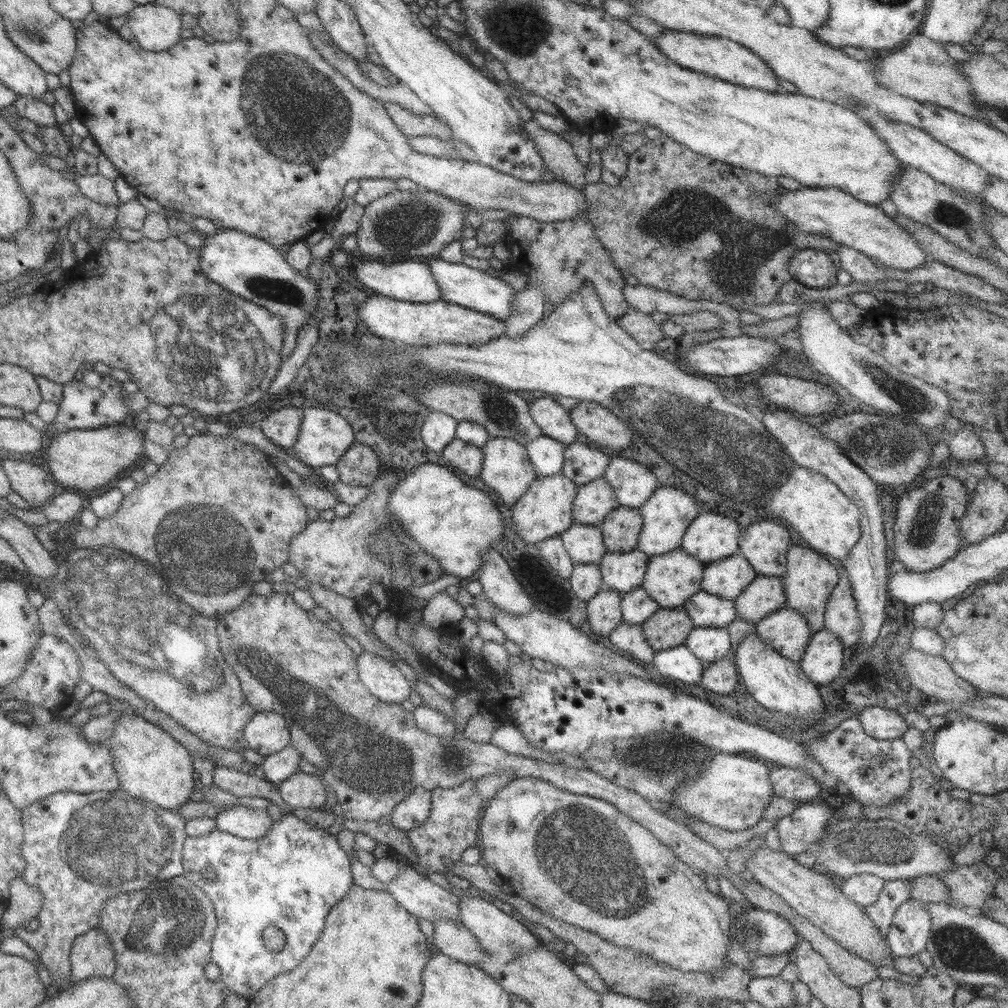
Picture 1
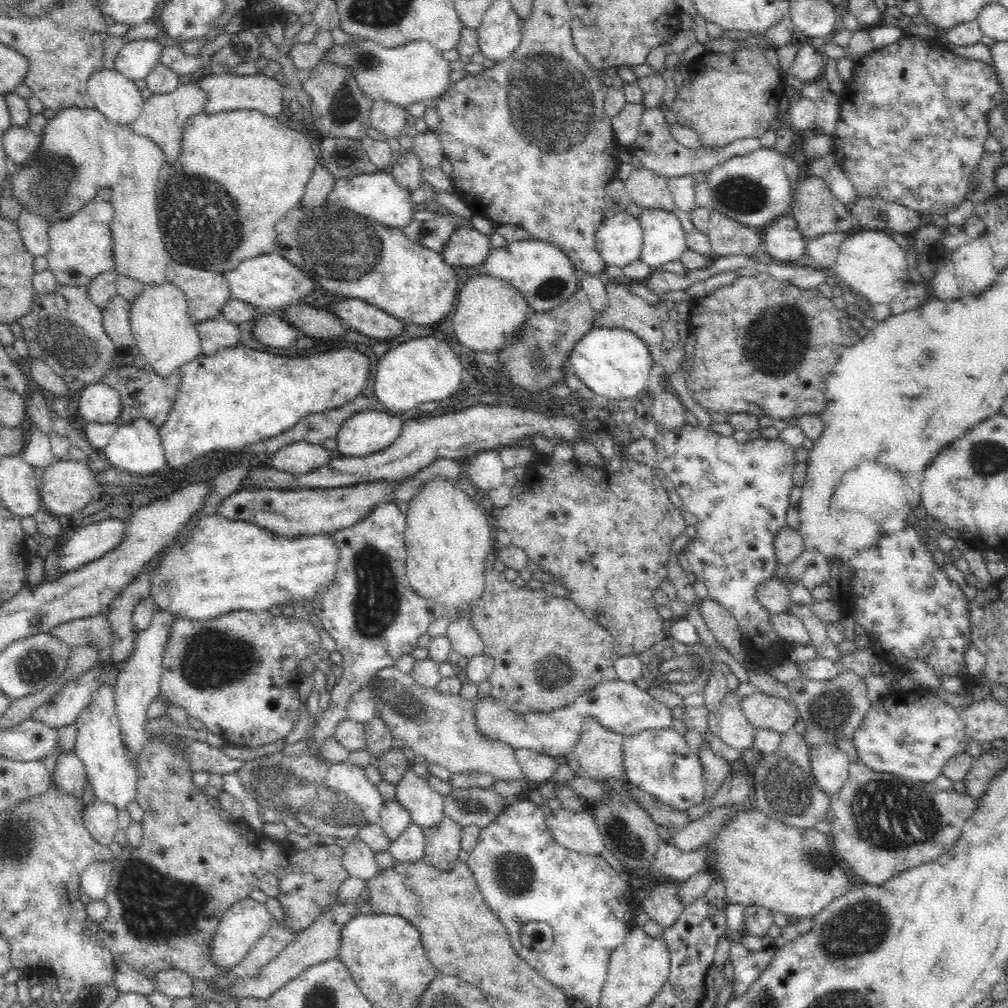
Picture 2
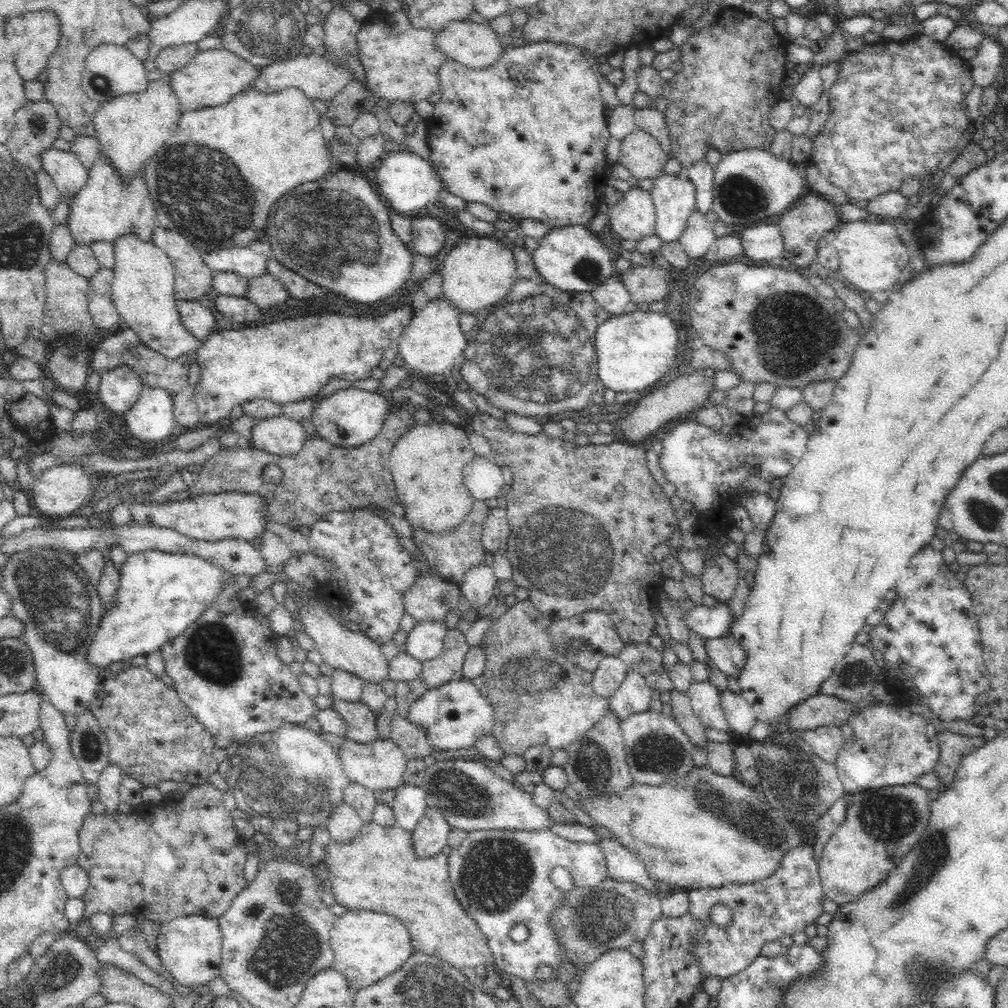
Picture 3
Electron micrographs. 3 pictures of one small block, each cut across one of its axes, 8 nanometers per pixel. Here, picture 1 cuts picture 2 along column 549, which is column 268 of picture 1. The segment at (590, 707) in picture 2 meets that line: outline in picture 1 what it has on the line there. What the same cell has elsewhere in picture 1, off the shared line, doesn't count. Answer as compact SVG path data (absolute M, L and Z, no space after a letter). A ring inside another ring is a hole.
M272 710L257 711L246 723L244 734L249 747L264 757L280 752L291 744L286 718Z

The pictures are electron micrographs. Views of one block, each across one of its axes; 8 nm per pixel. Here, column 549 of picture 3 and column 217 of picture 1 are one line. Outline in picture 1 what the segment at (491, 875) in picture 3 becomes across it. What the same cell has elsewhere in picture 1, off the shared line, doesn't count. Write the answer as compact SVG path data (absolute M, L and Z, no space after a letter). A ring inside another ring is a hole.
M292 813L284 814L282 819L274 821L272 826L270 826L270 829L268 829L268 833L266 833L264 837L260 837L260 839L256 839L255 841L244 840L242 837L236 837L233 834L225 833L218 829L210 831L210 833L200 837L187 836L183 846L183 874L181 876L186 878L191 884L202 889L205 896L214 906L218 925L212 942L211 960L213 963L217 964L221 970L220 980L222 980L222 982L229 988L231 993L243 996L243 998L248 998L249 1000L251 1000L253 996L256 995L264 985L266 985L266 982L274 979L278 974L290 972L290 970L294 969L294 966L298 966L304 961L304 957L306 957L306 954L310 952L311 947L320 937L320 934L326 925L326 918L330 913L330 910L332 910L338 902L342 901L342 898L346 896L349 889L353 886L351 857L346 854L342 847L340 847L336 835L330 834L327 829L314 827L311 823L300 819ZM206 871L216 872L218 875L216 876L216 880L206 880L206 878L204 878L204 873ZM268 926L276 926L276 928L280 928L286 934L286 945L280 950L280 952L268 950L264 945L262 932L263 929Z

